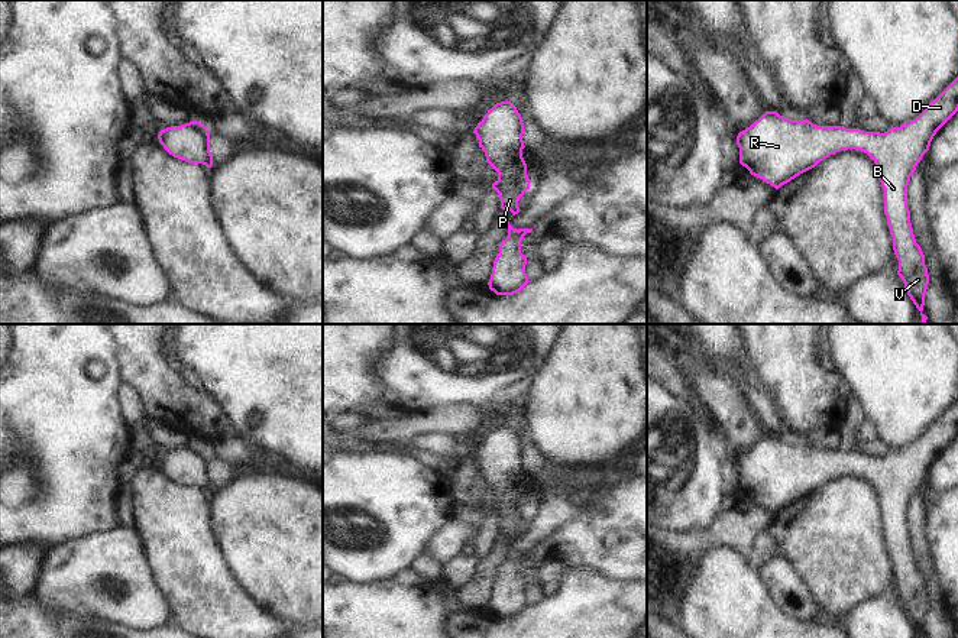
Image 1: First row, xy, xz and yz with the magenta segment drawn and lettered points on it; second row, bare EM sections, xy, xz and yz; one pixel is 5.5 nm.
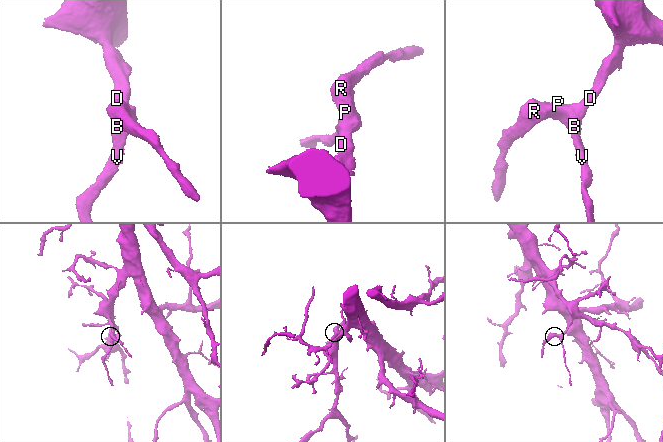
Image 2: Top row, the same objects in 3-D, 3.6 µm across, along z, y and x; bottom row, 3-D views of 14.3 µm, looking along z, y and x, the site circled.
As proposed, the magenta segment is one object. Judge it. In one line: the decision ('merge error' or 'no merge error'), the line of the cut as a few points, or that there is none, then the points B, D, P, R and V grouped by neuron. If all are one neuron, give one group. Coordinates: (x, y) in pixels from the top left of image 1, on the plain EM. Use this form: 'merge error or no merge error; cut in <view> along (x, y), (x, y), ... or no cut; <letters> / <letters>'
no merge error; no cut; B D P R V

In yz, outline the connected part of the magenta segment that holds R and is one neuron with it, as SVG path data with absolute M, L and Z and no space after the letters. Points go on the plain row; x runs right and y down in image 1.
M958 401L915 444L884 457L816 450L807 443L789 444L777 435L766 435L738 457L739 488L779 514L836 476L855 473L867 477L884 514L884 538L899 584L897 599L922 638L929 599L910 547L907 509L933 460L957 435Z

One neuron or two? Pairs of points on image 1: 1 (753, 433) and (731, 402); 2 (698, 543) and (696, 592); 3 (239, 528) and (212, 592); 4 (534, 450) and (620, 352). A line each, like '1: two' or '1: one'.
1: one
2: two
3: two
4: two

